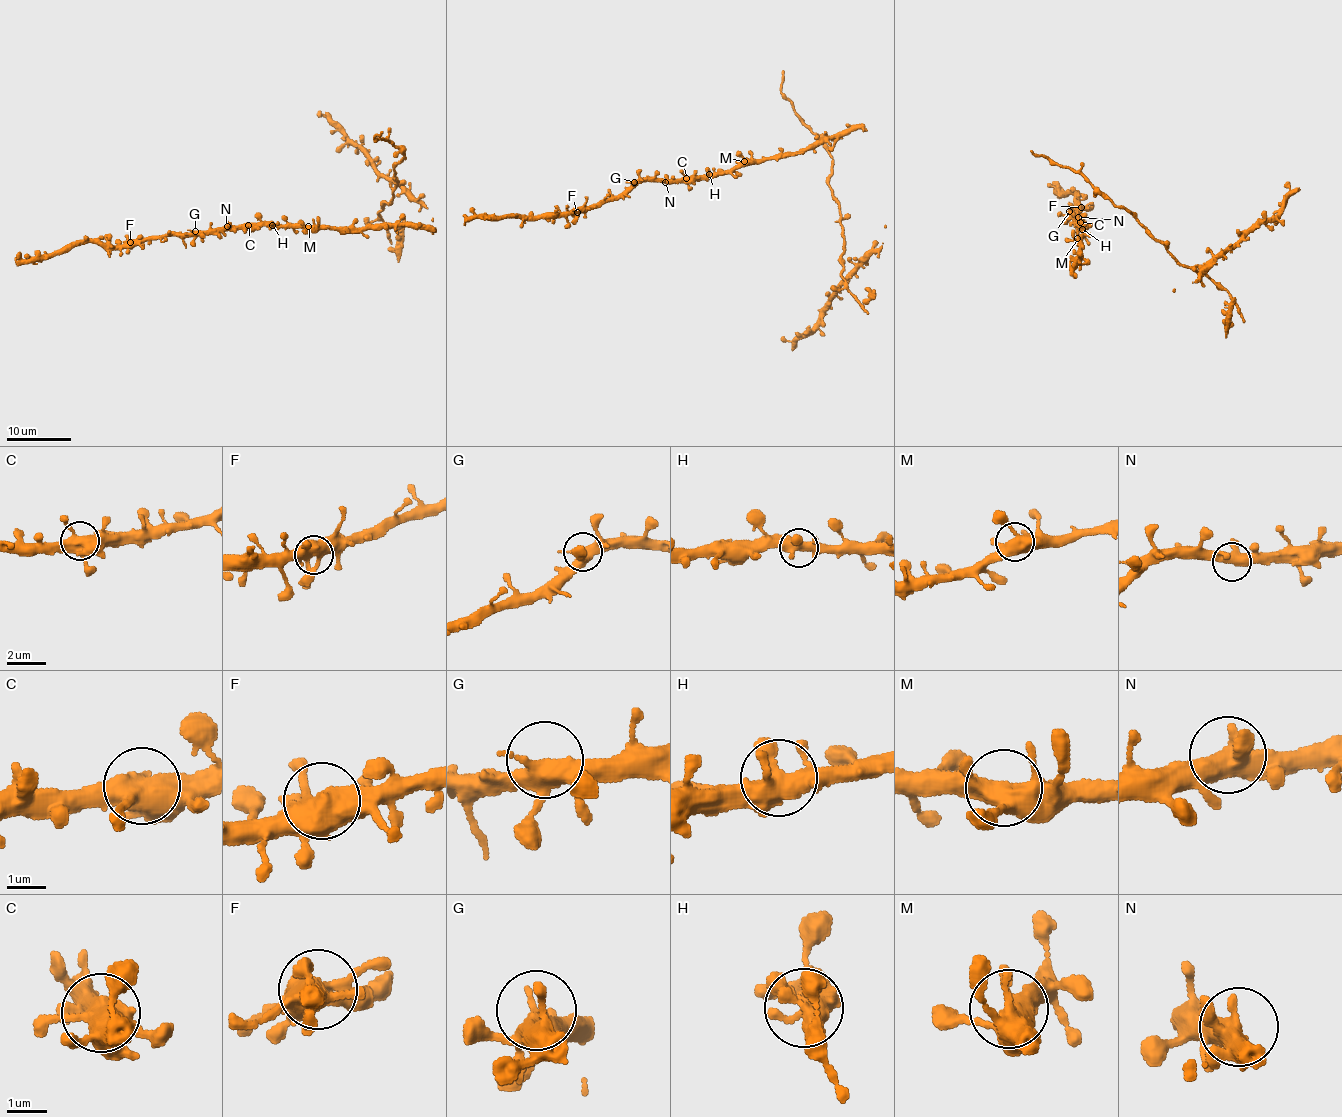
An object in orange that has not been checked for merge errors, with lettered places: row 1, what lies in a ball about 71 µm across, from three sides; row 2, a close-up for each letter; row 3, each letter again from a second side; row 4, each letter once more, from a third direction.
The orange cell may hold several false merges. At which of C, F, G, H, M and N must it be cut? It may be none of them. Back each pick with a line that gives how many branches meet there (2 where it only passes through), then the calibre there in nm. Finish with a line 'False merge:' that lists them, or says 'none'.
False merge: none

